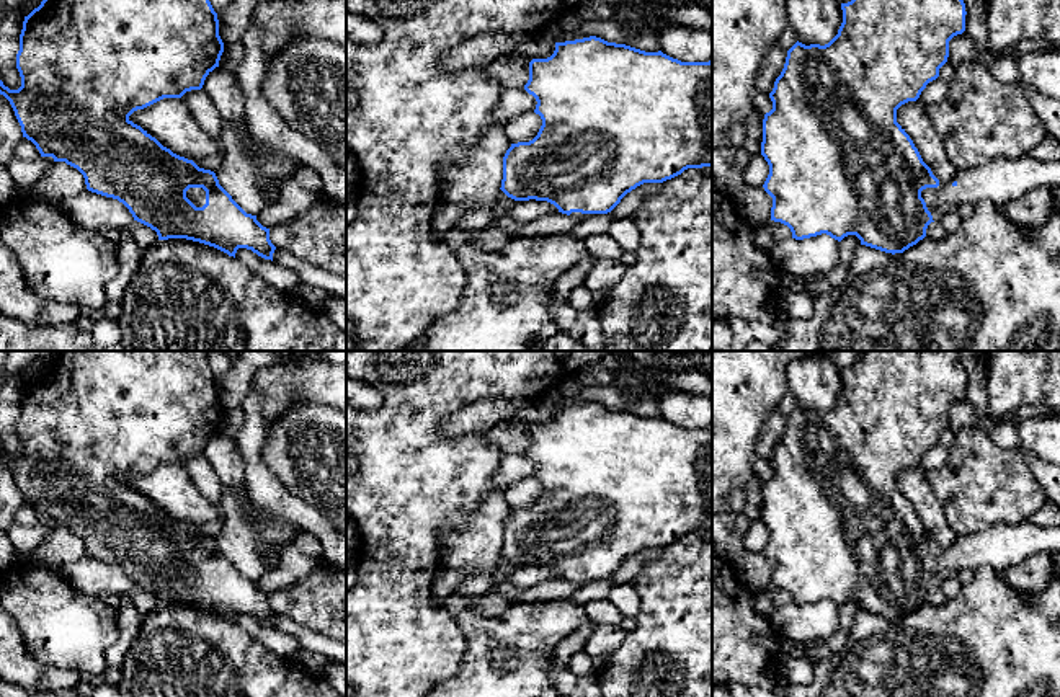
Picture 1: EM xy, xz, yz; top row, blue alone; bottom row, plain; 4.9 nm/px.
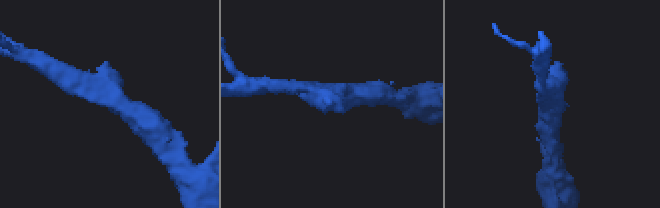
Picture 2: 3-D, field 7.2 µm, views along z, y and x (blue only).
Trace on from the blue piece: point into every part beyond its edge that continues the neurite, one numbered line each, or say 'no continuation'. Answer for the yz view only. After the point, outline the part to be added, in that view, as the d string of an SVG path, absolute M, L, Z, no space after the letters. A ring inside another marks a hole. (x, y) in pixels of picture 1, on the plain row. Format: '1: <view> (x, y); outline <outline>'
1: yz (998, 547); outline M1031 521L1004 526L995 524L982 532L957 537L938 553L926 553L921 563L934 588L957 578L962 570L977 571L990 566L1001 571L1040 552L1060 553L1060 524L1039 527Z

